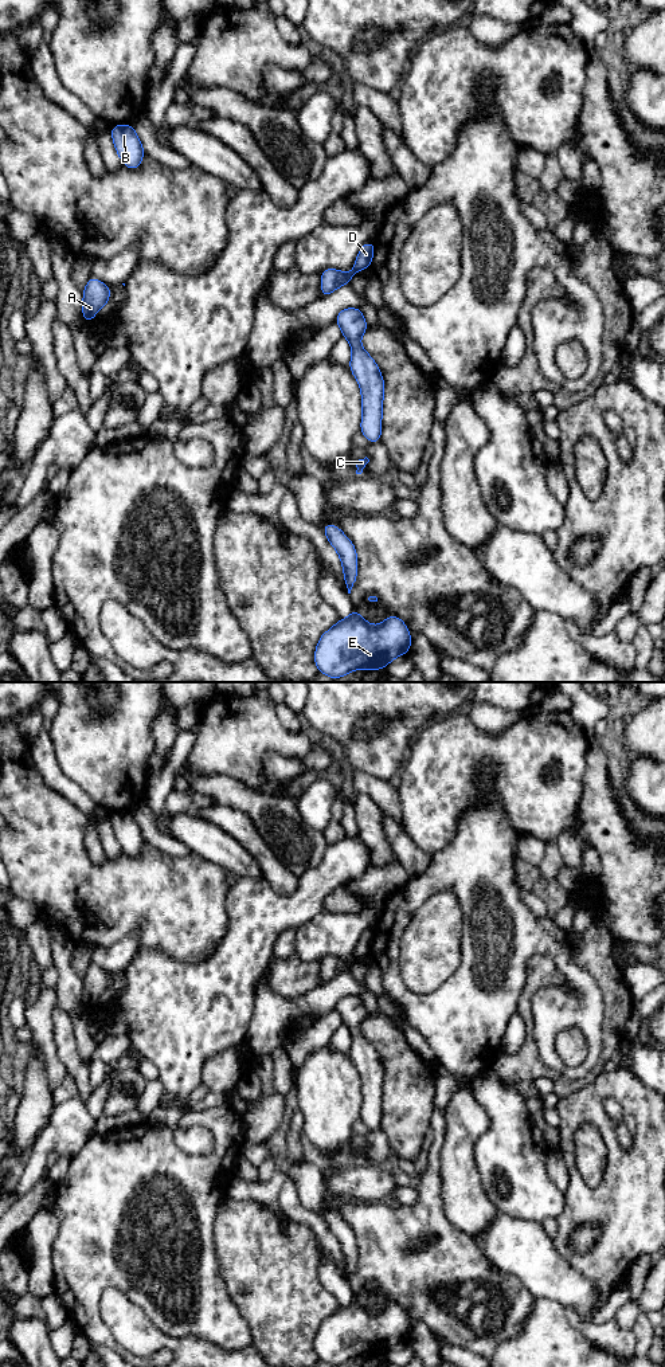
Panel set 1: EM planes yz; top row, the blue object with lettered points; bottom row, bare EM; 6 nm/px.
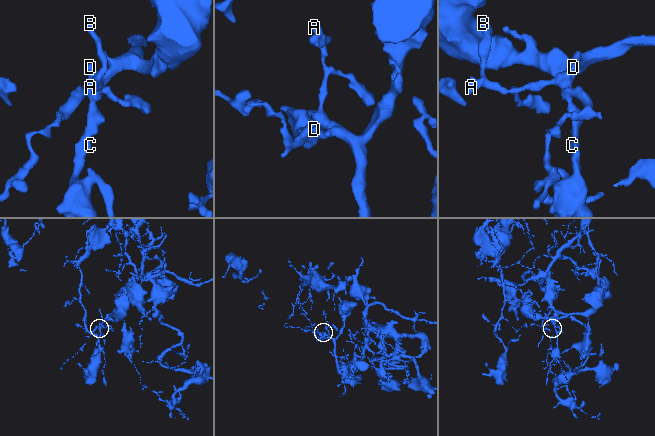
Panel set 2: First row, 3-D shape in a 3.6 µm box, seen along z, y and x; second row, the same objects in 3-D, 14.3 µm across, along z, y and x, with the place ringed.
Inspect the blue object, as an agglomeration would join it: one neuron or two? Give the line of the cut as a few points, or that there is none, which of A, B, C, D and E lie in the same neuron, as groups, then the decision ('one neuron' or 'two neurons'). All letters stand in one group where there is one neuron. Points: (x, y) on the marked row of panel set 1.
no cut; A B C D E; one neuron

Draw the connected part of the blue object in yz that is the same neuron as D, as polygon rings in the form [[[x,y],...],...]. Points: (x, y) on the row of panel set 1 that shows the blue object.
[[[367,242],[363,244],[353,269],[351,273],[339,271],[336,269],[325,269],[321,271],[321,297],[329,295],[332,291],[343,285],[351,283],[352,278],[360,270],[368,269],[372,263],[372,254],[375,251],[375,243]]]

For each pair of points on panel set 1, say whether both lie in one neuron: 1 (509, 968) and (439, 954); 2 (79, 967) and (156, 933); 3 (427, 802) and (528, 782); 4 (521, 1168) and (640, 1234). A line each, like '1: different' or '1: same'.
1: different
2: different
3: same
4: different

